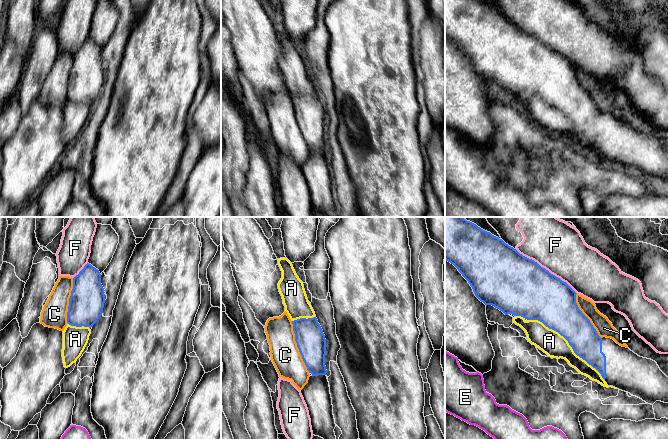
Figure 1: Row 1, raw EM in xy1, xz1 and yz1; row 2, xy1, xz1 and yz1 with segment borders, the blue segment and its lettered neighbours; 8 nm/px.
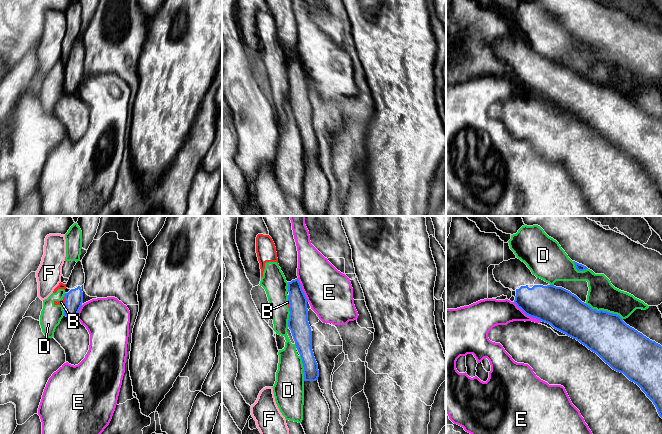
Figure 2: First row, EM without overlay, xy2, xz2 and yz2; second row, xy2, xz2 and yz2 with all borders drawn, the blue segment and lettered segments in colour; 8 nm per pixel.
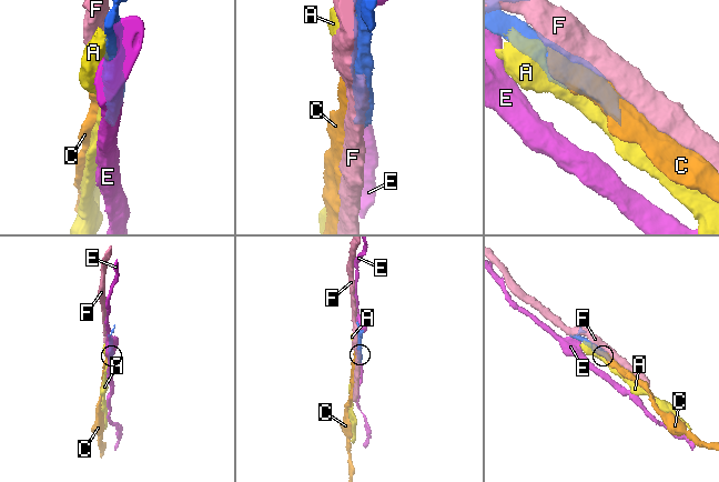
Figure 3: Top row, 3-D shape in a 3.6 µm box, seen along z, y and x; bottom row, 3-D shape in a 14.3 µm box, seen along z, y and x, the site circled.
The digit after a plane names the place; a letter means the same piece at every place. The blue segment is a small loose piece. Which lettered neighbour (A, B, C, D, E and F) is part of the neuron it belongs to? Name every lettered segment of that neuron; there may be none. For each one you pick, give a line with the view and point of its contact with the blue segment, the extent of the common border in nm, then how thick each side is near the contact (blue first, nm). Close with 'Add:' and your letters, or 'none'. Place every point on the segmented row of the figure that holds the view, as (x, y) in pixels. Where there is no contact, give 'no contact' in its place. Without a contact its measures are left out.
Add: none

